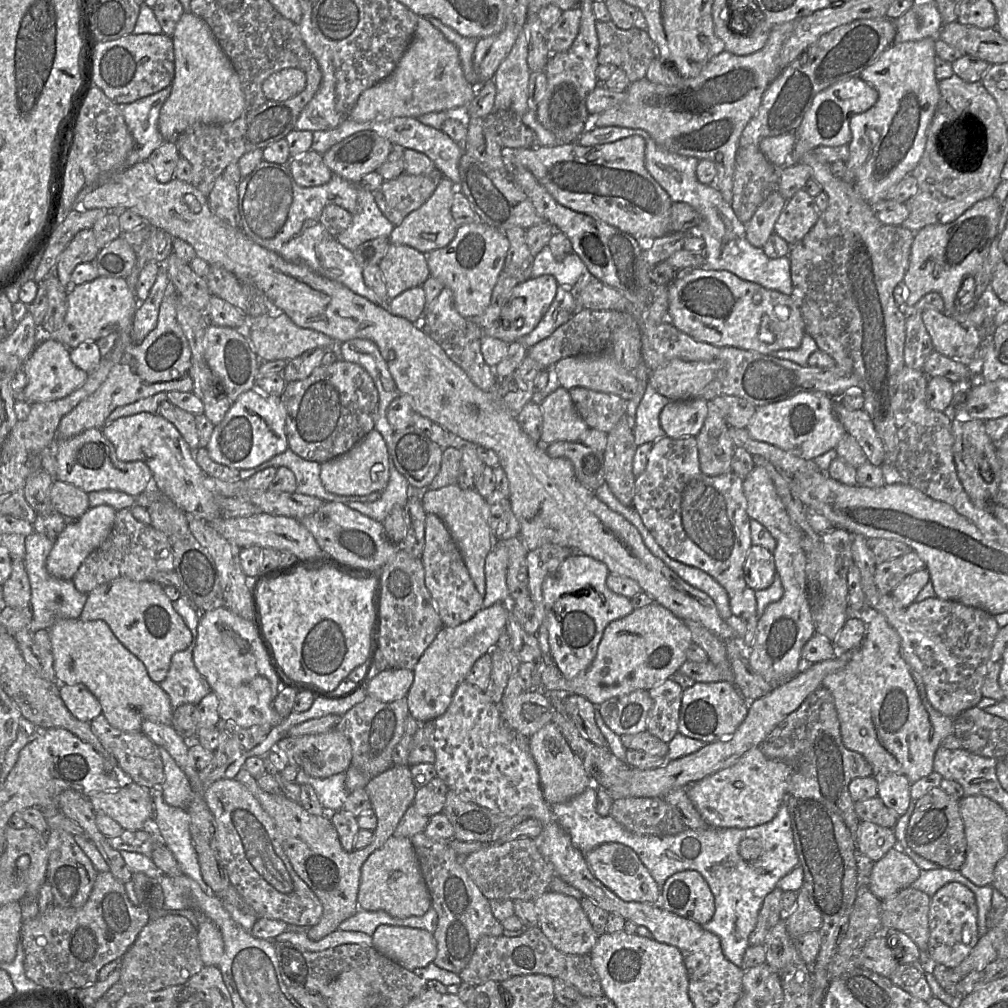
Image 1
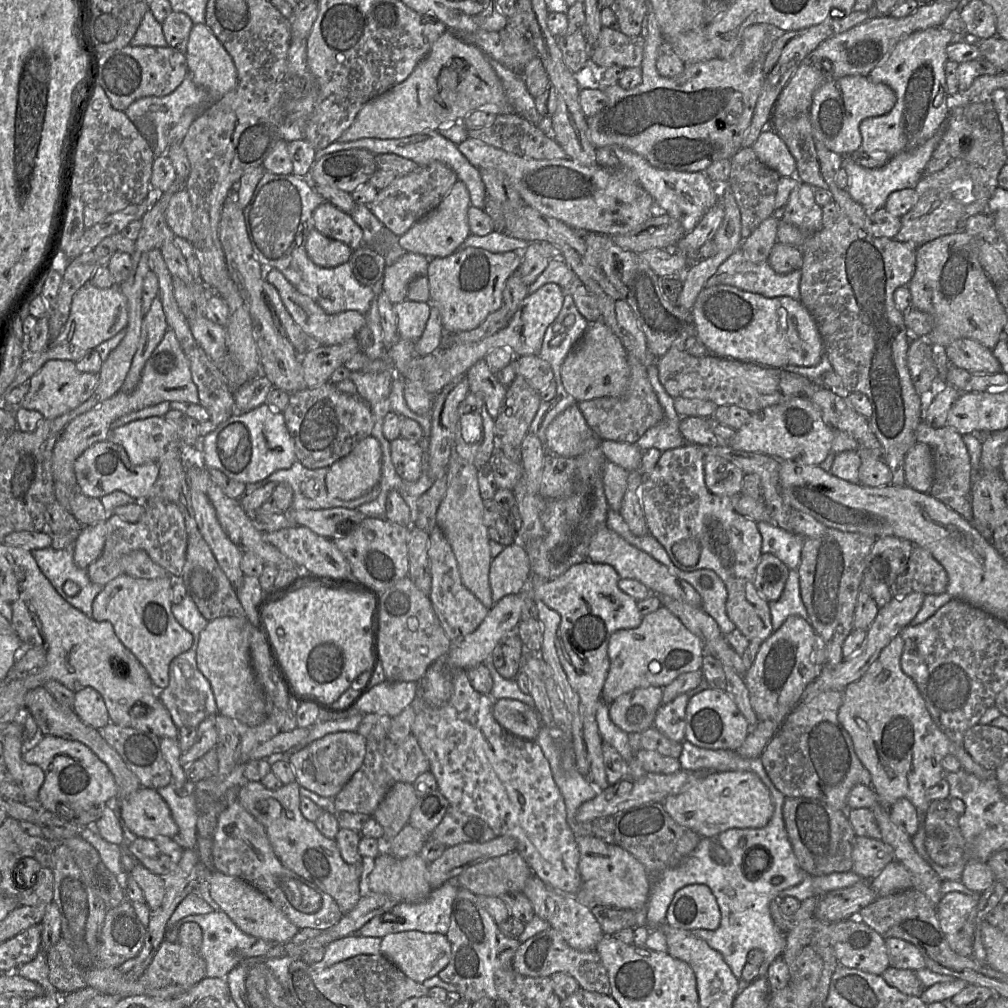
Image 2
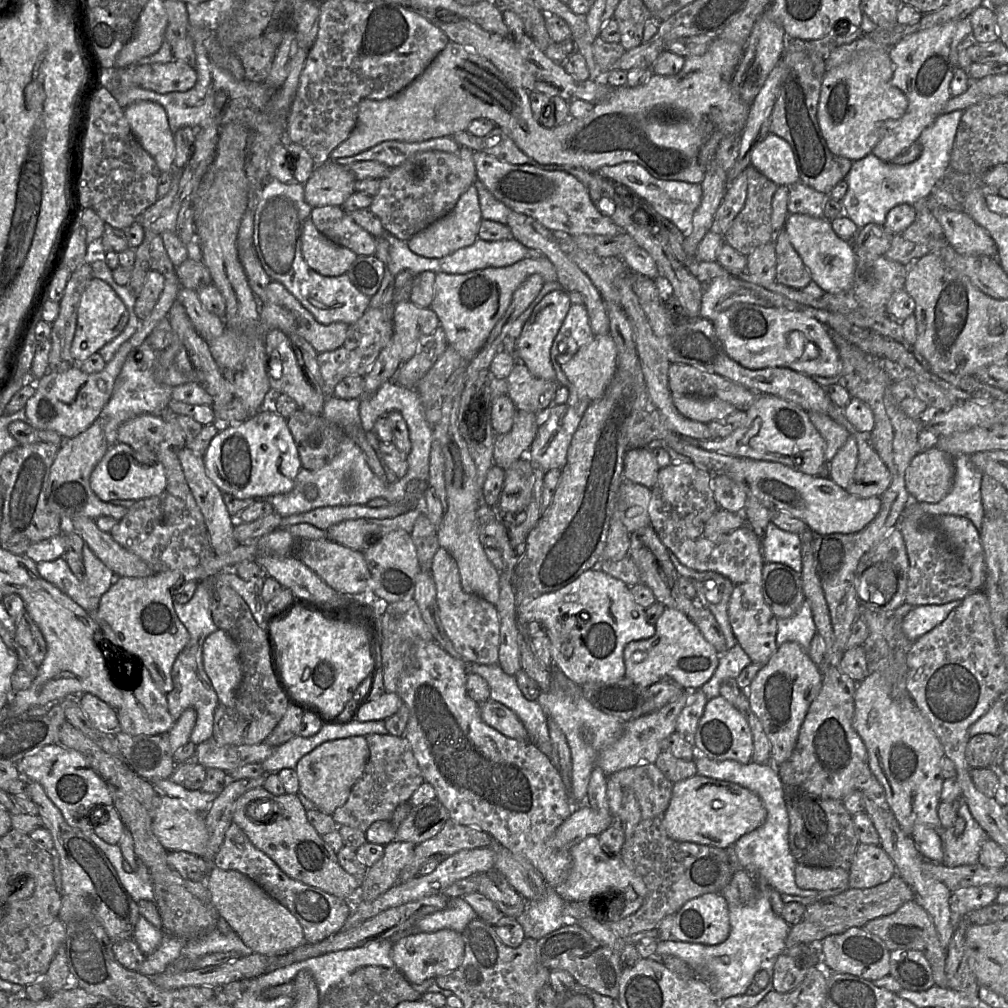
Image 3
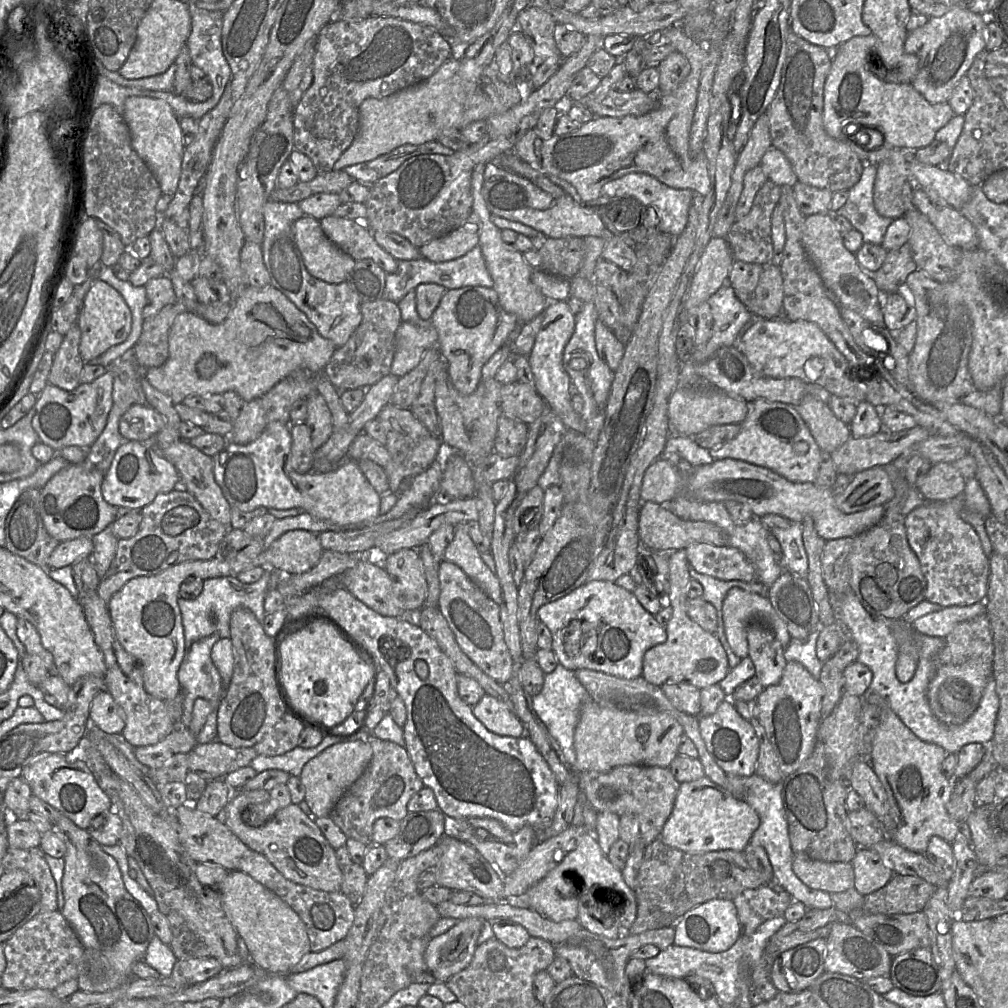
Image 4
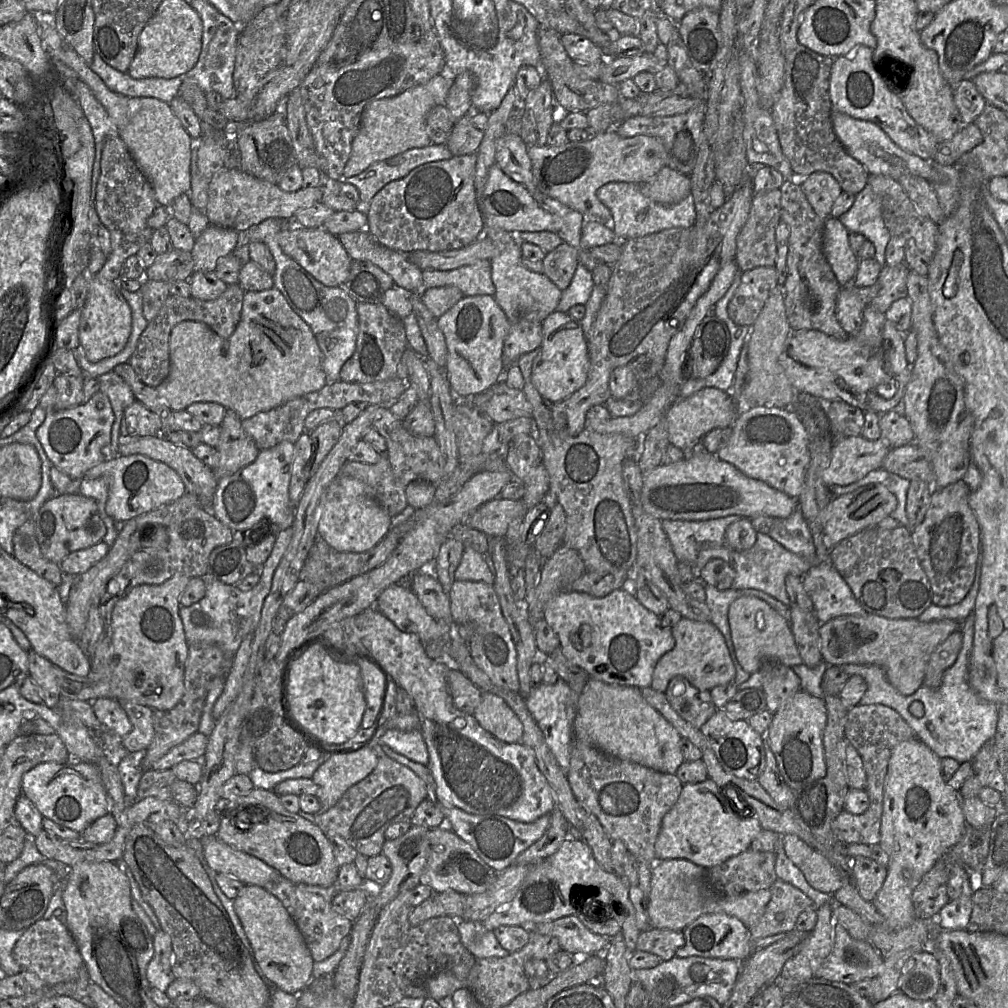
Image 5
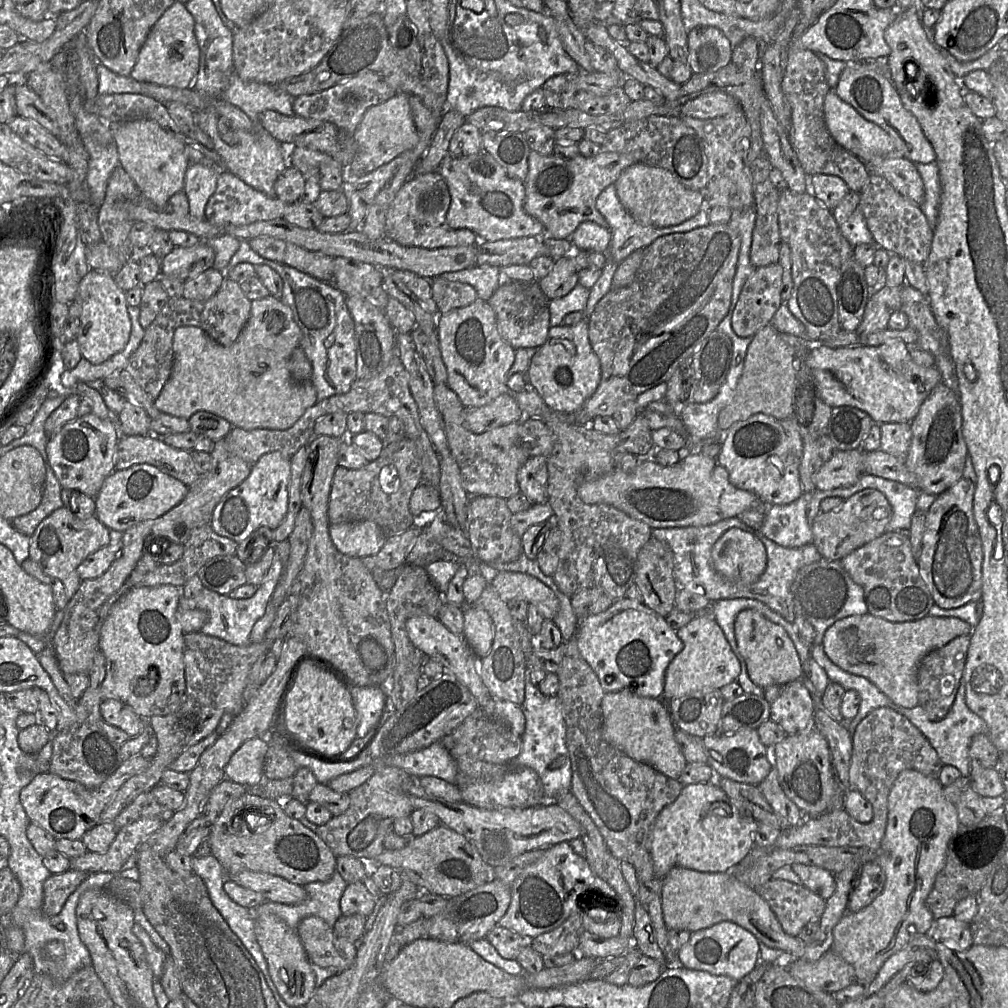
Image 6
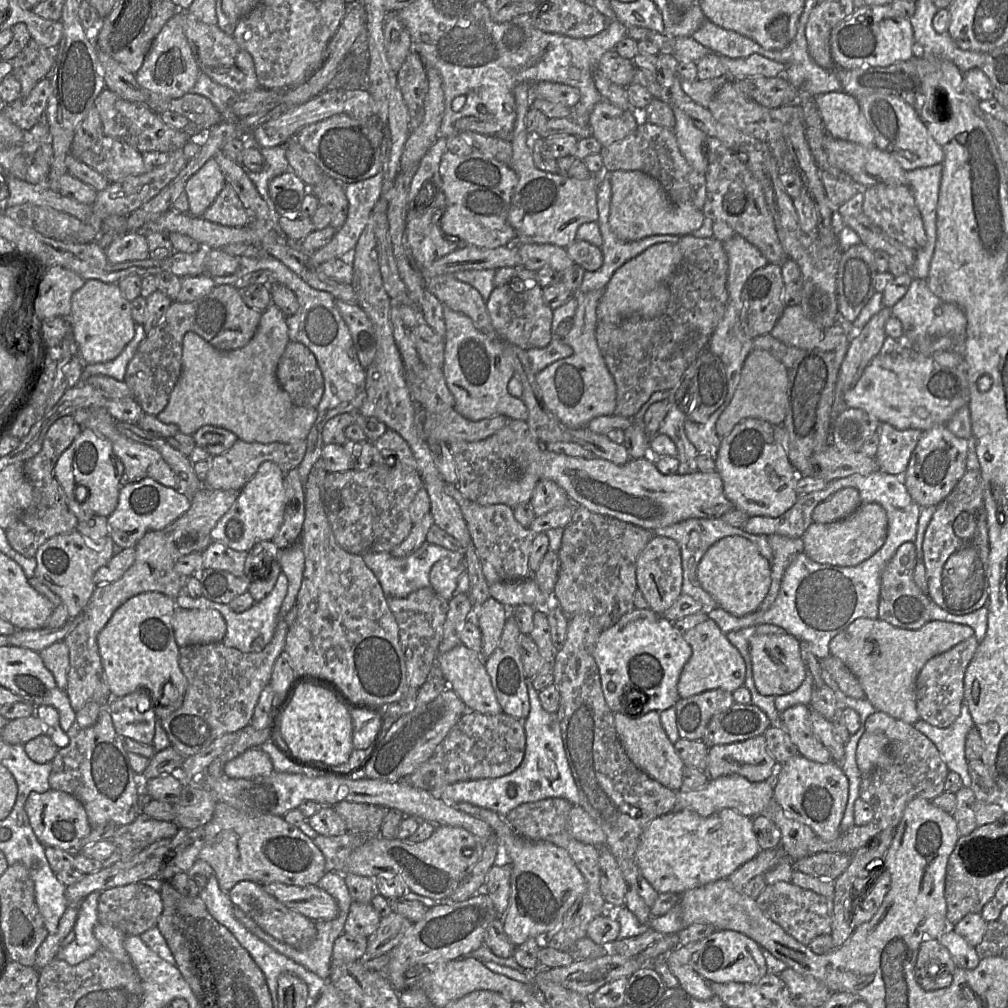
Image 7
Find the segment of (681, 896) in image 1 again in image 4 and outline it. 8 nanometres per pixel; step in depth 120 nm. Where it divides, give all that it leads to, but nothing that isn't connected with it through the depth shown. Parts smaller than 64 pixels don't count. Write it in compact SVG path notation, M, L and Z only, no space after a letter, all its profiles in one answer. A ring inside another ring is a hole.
M712 899L695 906L674 924L674 944L705 952L720 953L730 949L742 934L737 909L732 900Z

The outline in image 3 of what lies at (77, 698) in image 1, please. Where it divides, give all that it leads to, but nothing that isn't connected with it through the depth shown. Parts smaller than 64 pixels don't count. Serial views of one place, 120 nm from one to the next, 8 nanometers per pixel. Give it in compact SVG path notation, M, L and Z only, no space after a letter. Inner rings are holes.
M91 693L79 696L79 704L92 724L107 733L120 730L117 711L109 704Z

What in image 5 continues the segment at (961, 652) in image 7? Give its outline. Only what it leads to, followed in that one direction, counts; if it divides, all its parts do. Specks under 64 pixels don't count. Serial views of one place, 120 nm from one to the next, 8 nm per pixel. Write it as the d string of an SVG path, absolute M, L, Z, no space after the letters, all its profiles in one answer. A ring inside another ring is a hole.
M956 631L937 646L928 661L923 685L933 689L941 685L945 671L955 663L958 657L962 641L961 631Z

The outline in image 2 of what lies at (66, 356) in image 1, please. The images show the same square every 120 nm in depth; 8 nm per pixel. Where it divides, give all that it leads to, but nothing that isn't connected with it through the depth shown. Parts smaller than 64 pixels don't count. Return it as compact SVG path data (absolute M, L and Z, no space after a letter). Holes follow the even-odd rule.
M49 360L29 379L29 391L20 402L27 410L36 410L44 418L61 416L87 401L99 382L98 374L83 373L77 370L70 360Z

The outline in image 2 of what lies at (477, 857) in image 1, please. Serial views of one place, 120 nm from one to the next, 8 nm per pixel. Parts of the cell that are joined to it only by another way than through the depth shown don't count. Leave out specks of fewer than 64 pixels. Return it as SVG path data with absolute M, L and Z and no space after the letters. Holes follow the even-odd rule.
M518 851L493 857L465 869L457 876L458 887L476 895L499 897L506 892L522 892L533 871Z

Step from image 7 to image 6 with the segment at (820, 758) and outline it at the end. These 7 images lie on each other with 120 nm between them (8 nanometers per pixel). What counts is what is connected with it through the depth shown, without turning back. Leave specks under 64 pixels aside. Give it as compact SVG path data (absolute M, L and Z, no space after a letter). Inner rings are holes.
M798 679L781 686L781 693L770 704L770 719L787 735L796 735L814 727L815 711L811 693Z

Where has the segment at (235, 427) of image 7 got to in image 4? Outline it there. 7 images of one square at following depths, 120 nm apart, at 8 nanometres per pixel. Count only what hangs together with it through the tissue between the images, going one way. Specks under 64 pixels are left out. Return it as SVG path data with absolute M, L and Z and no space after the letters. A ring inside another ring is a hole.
M266 285L262 288L246 287L246 289L239 295L233 298L231 310L227 318L220 324L210 323L194 313L183 312L176 316L168 334L168 359L160 367L149 368L145 370L145 376L150 385L169 397L172 403L179 404L189 396L215 396L220 397L227 391L234 391L243 400L251 401L262 398L269 390L283 379L289 377L294 371L302 369L312 376L323 374L323 370L328 364L333 353L336 351L335 344L322 337L317 328L307 316L300 311L282 292L273 286Z

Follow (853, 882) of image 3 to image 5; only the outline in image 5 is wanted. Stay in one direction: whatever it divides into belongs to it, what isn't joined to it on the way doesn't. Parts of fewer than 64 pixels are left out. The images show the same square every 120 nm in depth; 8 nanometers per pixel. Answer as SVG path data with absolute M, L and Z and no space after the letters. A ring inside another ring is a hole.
M863 856L852 858L851 865L860 896L872 901L887 877L887 867Z

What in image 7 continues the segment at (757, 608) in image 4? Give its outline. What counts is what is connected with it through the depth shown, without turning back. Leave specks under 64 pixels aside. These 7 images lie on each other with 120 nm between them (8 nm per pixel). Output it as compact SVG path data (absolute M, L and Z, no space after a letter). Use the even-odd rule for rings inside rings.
M789 633L753 635L750 639L753 680L763 695L778 696L796 690L807 672L800 653L800 641Z

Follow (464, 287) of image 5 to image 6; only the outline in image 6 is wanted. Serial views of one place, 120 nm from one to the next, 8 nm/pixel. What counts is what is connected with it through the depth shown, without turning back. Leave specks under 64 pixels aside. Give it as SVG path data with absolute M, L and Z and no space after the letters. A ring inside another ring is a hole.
M488 264L443 273L440 277L451 282L469 284L477 292L478 298L487 302L502 284L500 269Z

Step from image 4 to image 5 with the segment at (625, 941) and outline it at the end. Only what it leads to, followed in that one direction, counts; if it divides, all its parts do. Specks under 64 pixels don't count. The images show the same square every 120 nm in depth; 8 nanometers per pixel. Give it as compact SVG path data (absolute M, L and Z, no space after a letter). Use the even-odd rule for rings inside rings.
M650 928L640 932L636 950L655 954L661 961L669 961L684 944L683 931Z

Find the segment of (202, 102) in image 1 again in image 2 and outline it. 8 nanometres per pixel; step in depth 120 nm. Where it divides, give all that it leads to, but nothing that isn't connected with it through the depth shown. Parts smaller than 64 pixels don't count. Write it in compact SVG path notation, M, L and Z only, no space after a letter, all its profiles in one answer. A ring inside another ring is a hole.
M194 24L184 53L188 76L207 94L209 105L219 101L237 85L237 70L235 64L219 39L206 24Z

